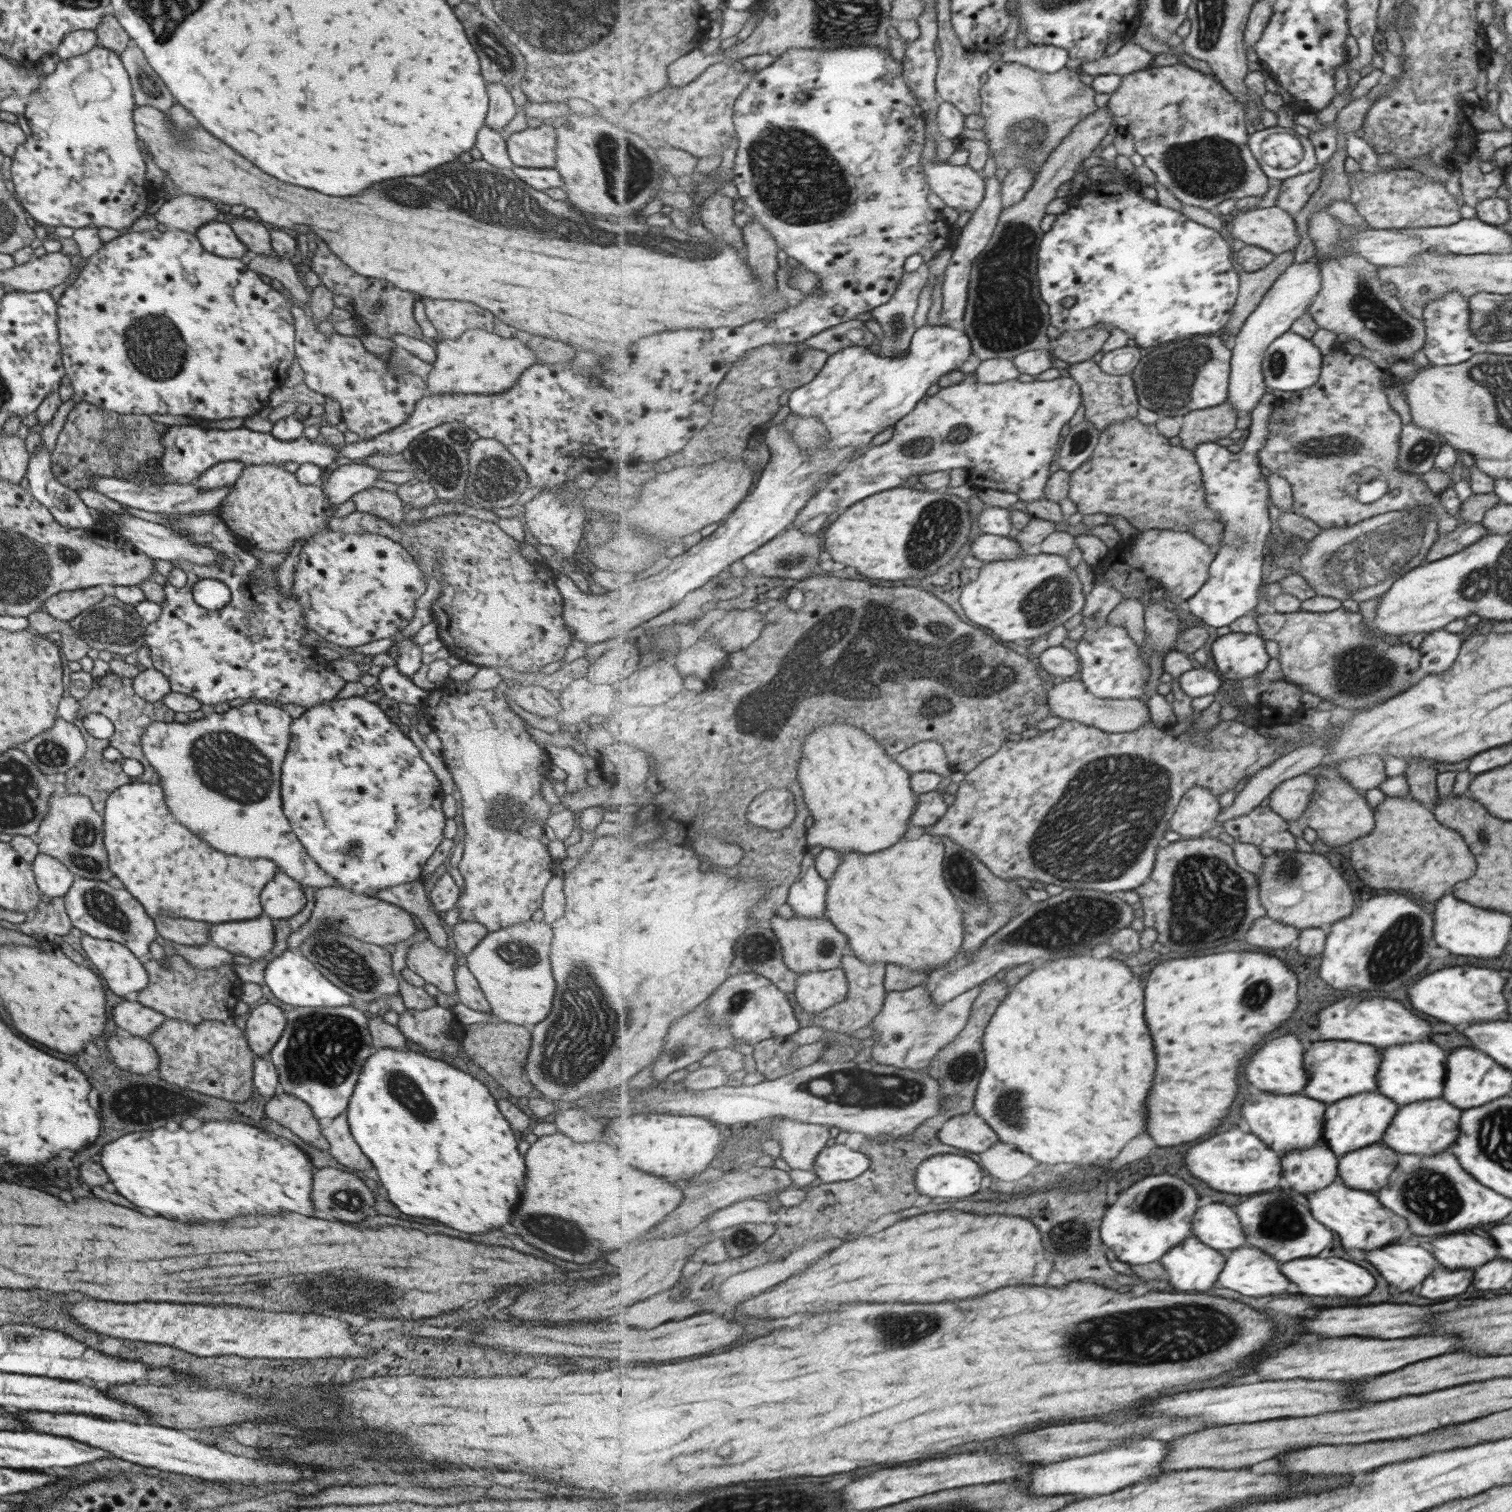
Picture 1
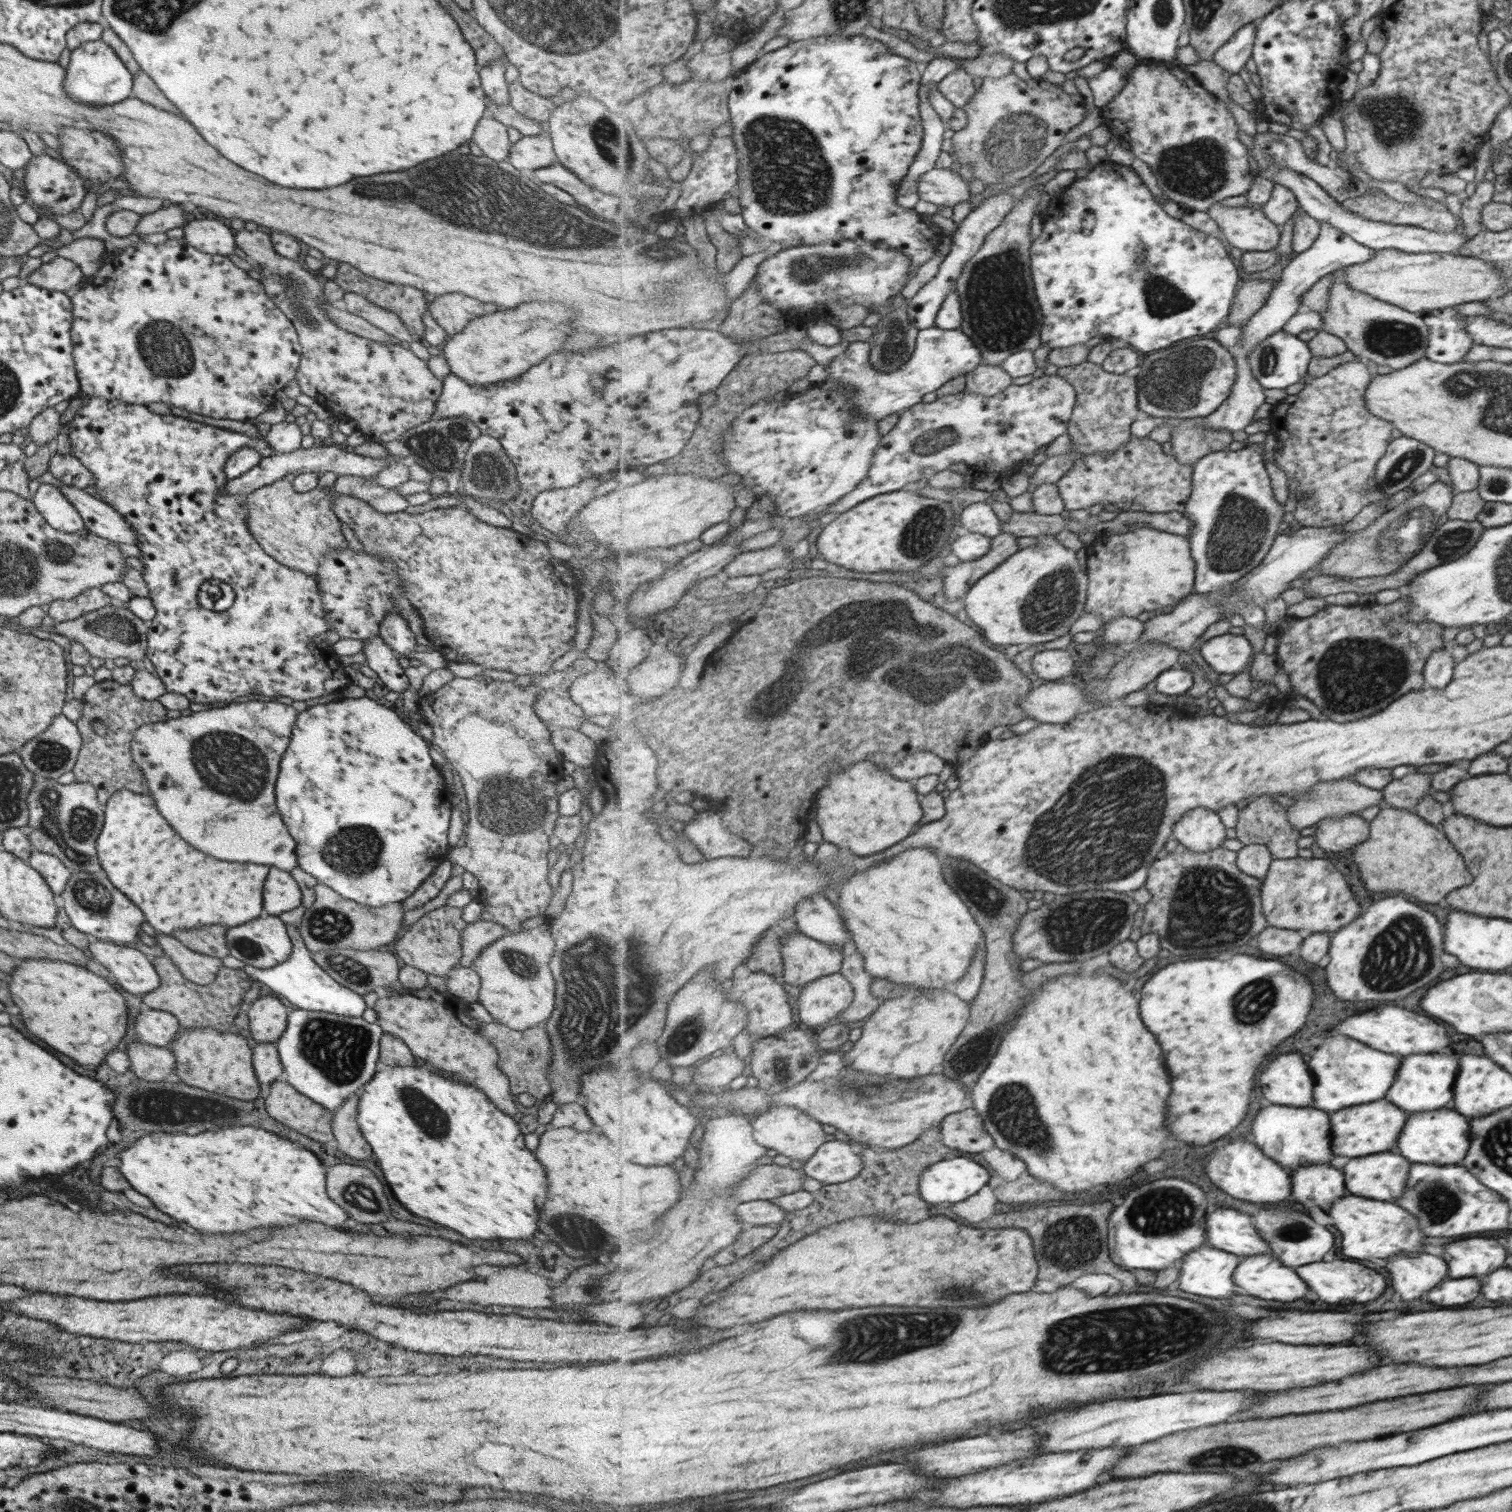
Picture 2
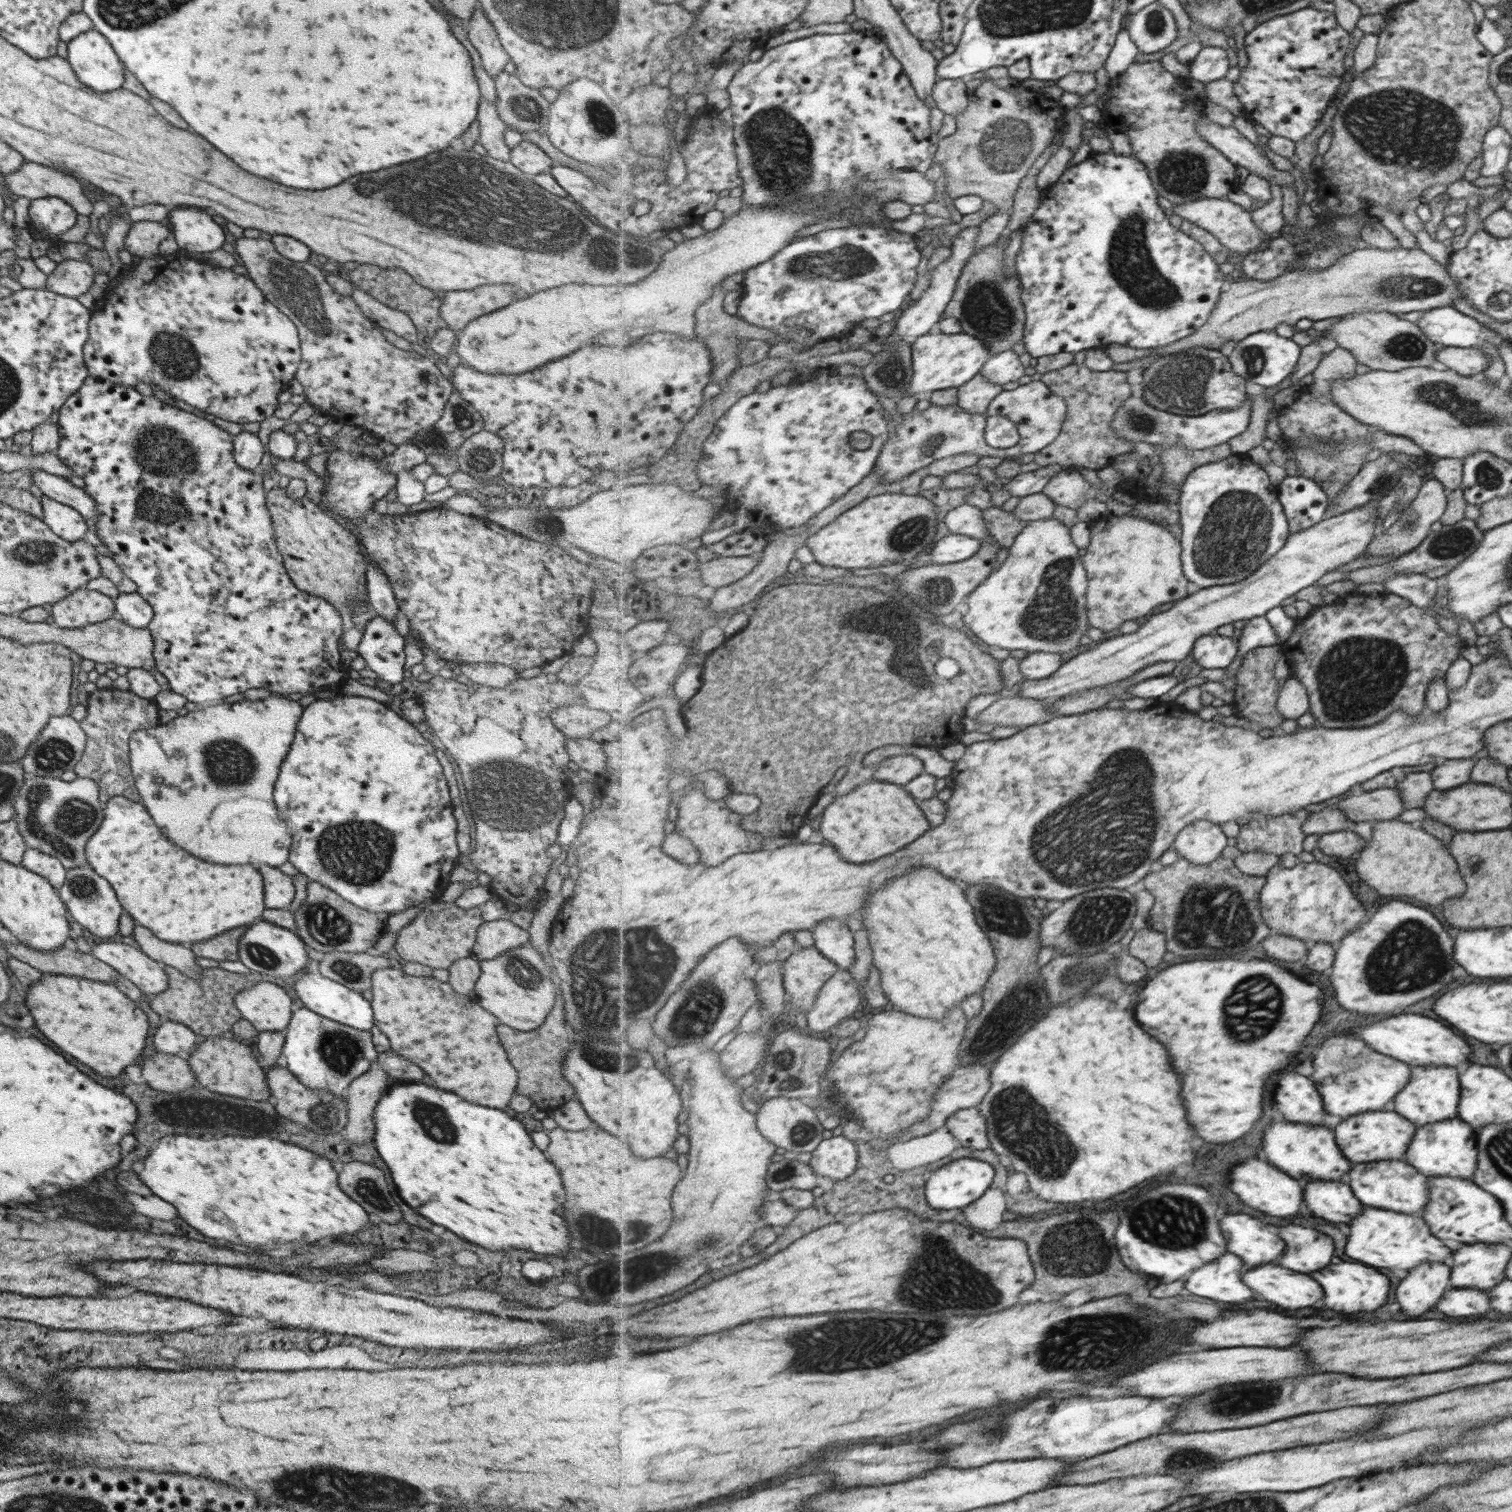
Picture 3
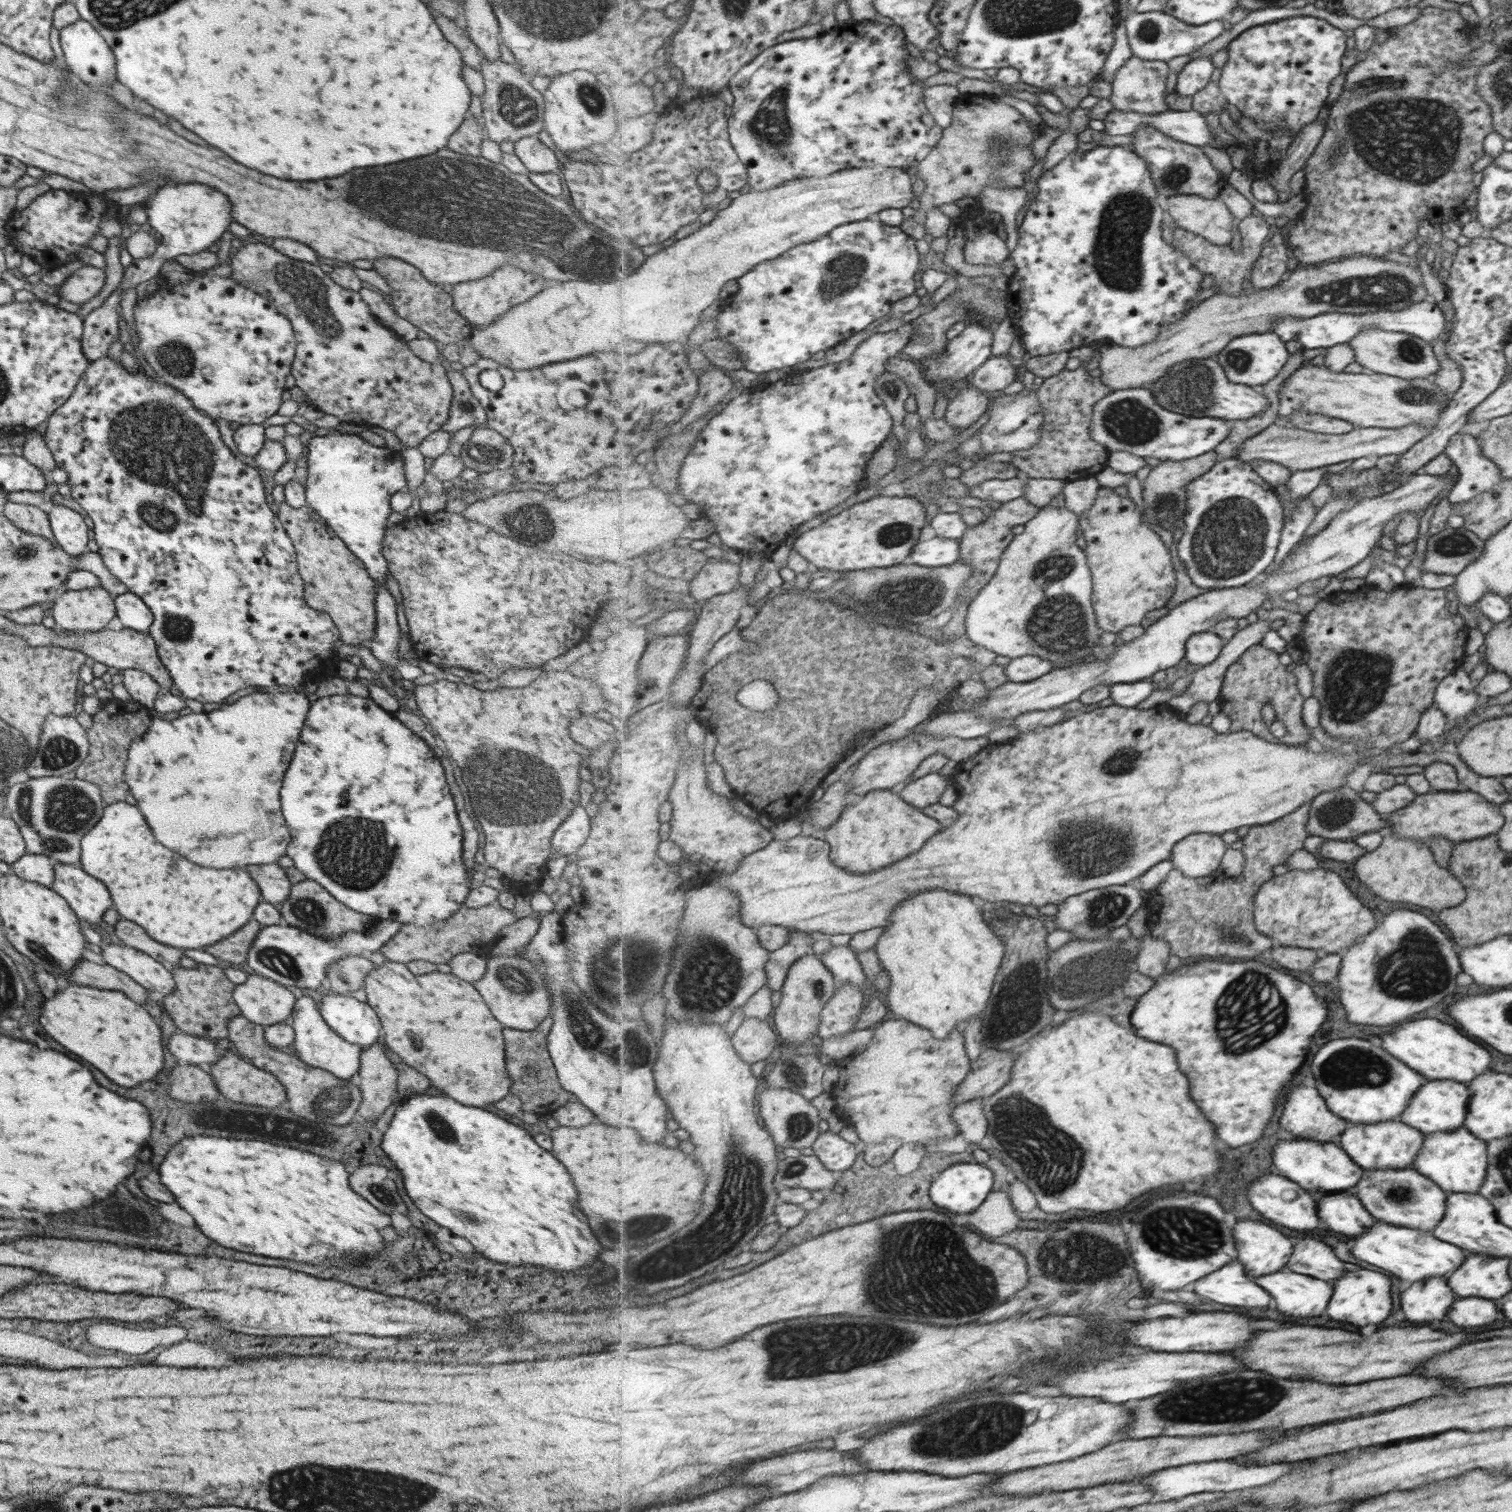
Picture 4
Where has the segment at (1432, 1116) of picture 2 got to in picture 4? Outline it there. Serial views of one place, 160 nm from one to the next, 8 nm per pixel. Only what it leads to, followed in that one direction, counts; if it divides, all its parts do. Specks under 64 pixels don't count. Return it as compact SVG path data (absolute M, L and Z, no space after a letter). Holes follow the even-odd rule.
M1465 1127L1456 1128L1451 1132L1427 1134L1411 1167L1444 1189L1447 1194L1449 1192L1477 1192L1486 1175L1485 1144L1486 1141L1479 1140Z

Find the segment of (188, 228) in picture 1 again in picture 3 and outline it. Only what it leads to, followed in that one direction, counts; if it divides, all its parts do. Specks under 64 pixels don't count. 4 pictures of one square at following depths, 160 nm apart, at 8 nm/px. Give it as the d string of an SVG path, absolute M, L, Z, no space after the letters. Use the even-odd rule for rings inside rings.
M132 222L124 238L124 248L135 259L158 254L159 242L170 234L165 222Z

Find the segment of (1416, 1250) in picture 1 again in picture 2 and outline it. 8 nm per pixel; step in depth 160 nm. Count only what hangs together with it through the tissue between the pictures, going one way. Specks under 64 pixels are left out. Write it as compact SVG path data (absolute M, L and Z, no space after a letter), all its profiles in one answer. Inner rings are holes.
M1403 1252L1389 1260L1389 1274L1391 1286L1399 1298L1403 1302L1411 1302L1445 1278L1447 1264L1431 1254Z

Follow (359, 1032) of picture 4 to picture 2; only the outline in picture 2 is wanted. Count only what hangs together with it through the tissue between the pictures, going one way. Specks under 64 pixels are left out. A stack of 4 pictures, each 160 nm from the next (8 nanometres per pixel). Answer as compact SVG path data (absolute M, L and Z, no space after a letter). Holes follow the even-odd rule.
M284 924L287 929L289 940L291 941L291 952L285 962L274 966L273 968L255 969L244 966L244 970L249 974L252 981L262 982L270 988L279 997L286 998L299 1009L328 1012L337 1016L354 1016L361 1017L366 1022L374 1023L376 1012L372 1008L365 1007L363 997L341 984L332 980L324 970L321 970L312 959L312 953L305 948L300 932L292 924Z

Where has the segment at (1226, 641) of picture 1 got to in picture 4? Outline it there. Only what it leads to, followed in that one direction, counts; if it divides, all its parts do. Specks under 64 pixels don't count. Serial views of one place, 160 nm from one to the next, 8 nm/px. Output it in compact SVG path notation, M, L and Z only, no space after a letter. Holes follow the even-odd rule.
M1213 631L1200 632L1189 639L1187 646L1186 660L1190 664L1205 667L1219 659L1226 646L1226 640Z

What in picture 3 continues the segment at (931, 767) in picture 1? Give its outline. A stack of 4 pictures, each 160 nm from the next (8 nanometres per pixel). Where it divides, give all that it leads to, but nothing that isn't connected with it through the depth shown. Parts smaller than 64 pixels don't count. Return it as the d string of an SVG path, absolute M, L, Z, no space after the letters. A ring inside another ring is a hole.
M911 754L897 755L881 759L875 767L873 779L906 786L923 772L925 765L921 758Z

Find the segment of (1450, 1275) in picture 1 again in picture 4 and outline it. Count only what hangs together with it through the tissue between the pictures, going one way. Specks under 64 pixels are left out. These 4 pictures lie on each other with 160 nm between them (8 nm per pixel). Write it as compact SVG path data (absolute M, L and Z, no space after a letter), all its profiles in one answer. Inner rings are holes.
M1463 1296L1453 1304L1453 1312L1447 1316L1455 1326L1465 1326L1465 1328L1479 1328L1485 1324L1495 1322L1497 1310L1491 1300L1481 1300L1481 1298L1467 1298Z

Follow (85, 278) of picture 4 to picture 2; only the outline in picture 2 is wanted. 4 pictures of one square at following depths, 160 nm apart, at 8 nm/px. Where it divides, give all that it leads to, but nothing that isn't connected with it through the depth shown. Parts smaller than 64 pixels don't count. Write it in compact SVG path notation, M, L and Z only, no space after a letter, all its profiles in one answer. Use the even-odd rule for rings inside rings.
M55 256L47 262L42 262L37 270L21 282L47 290L67 292L71 286L79 284L81 276L82 272L74 262Z

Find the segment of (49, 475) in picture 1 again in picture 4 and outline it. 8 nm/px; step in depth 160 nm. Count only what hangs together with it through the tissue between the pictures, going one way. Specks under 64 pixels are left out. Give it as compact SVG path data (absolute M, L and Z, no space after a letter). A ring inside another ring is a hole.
M44 506L55 542L69 556L80 556L87 551L87 526L77 512L63 506Z

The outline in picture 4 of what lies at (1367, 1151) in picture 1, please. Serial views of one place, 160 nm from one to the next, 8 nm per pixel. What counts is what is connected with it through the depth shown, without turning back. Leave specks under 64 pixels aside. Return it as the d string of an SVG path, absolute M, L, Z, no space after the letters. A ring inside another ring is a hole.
M1412 1167L1393 1172L1365 1170L1365 1176L1360 1180L1361 1184L1356 1184L1355 1196L1361 1196L1360 1203L1365 1204L1365 1208L1377 1216L1377 1220L1385 1220L1385 1224L1401 1224L1405 1228L1430 1232L1444 1218L1447 1193Z

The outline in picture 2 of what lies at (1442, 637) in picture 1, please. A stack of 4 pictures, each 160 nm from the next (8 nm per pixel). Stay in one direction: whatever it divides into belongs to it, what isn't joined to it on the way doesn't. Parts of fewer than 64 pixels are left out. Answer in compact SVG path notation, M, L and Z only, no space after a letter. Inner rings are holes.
M1446 644L1443 649L1428 656L1423 670L1424 688L1443 688L1449 684L1455 666L1451 649Z

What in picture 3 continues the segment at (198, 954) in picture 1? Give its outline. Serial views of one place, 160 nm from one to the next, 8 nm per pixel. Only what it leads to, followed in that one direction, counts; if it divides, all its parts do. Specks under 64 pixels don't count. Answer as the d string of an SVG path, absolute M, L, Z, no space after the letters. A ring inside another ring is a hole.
M135 926L131 936L138 949L151 960L176 968L181 974L191 975L193 980L199 981L201 978L203 968L195 964L195 956L187 945L163 942L141 926Z

